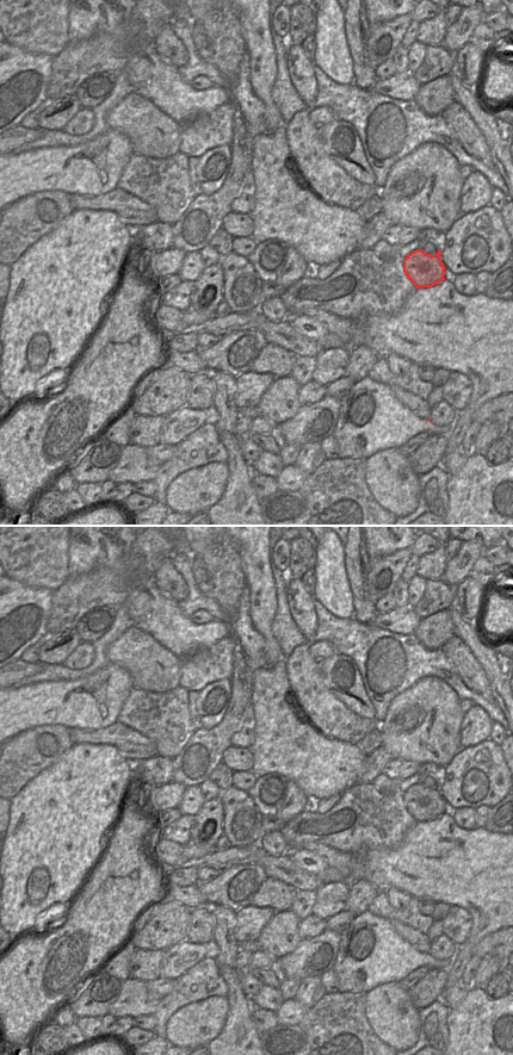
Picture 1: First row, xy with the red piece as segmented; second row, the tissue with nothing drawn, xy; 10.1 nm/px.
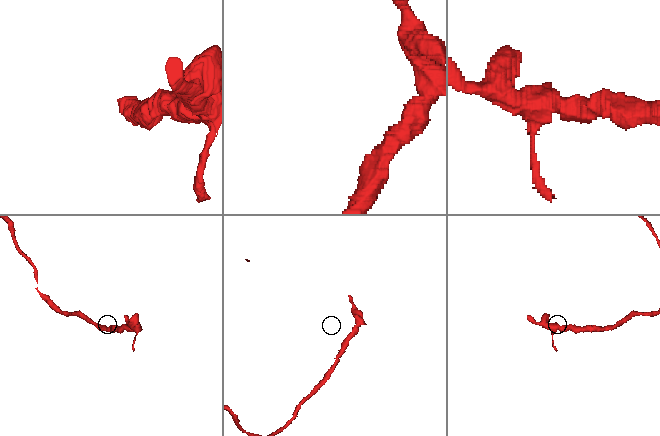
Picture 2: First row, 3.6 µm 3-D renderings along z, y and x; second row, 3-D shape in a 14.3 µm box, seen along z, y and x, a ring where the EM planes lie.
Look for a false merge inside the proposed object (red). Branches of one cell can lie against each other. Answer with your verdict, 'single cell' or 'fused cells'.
fused cells

